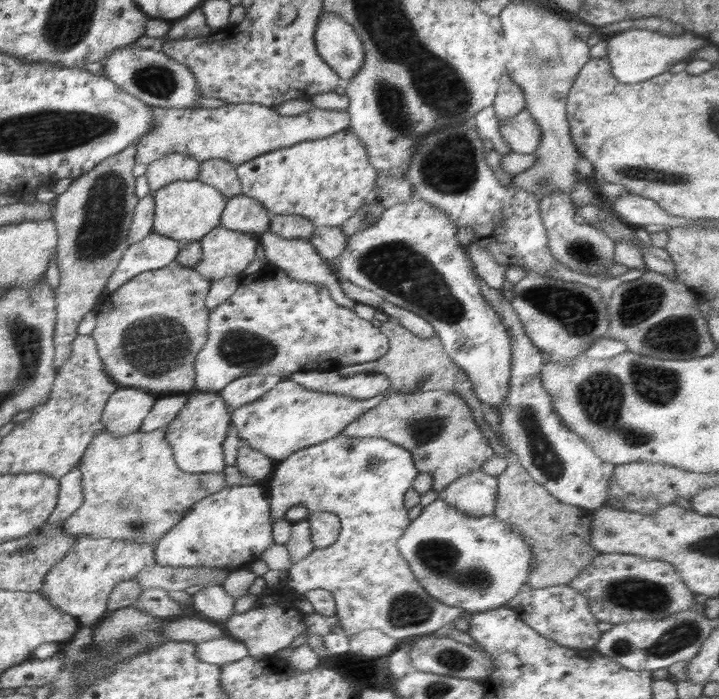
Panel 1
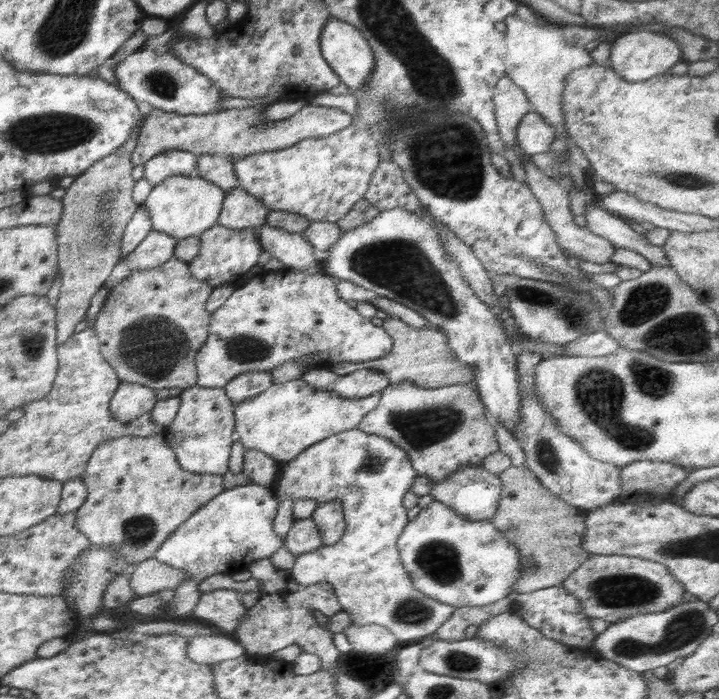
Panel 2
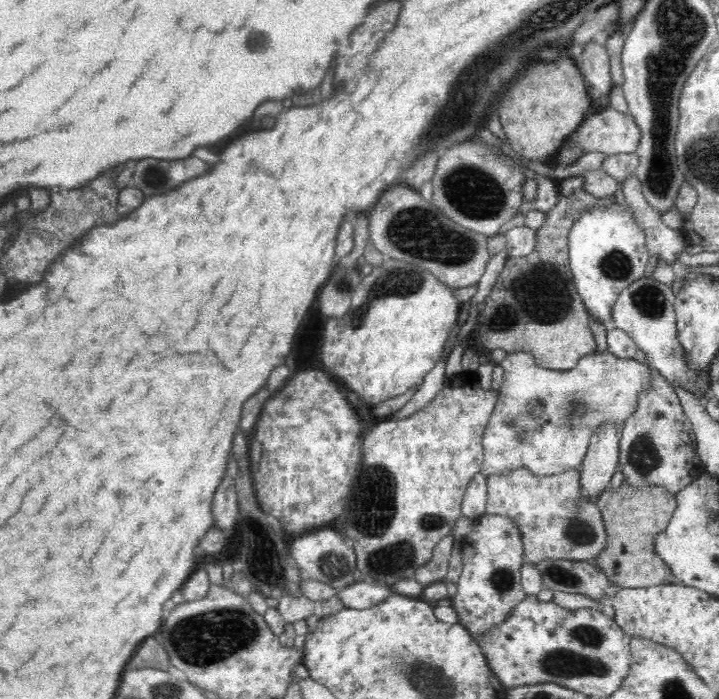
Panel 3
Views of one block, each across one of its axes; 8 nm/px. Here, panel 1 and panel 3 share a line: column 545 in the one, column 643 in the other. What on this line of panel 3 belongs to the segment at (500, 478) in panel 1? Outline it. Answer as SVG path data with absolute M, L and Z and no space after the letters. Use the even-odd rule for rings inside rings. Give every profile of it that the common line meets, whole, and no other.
M624 480L617 489L604 489L596 500L606 529L604 552L590 560L620 588L648 588L662 583L675 582L666 563L658 557L654 537L662 532L676 510L676 496L658 485L632 487Z

